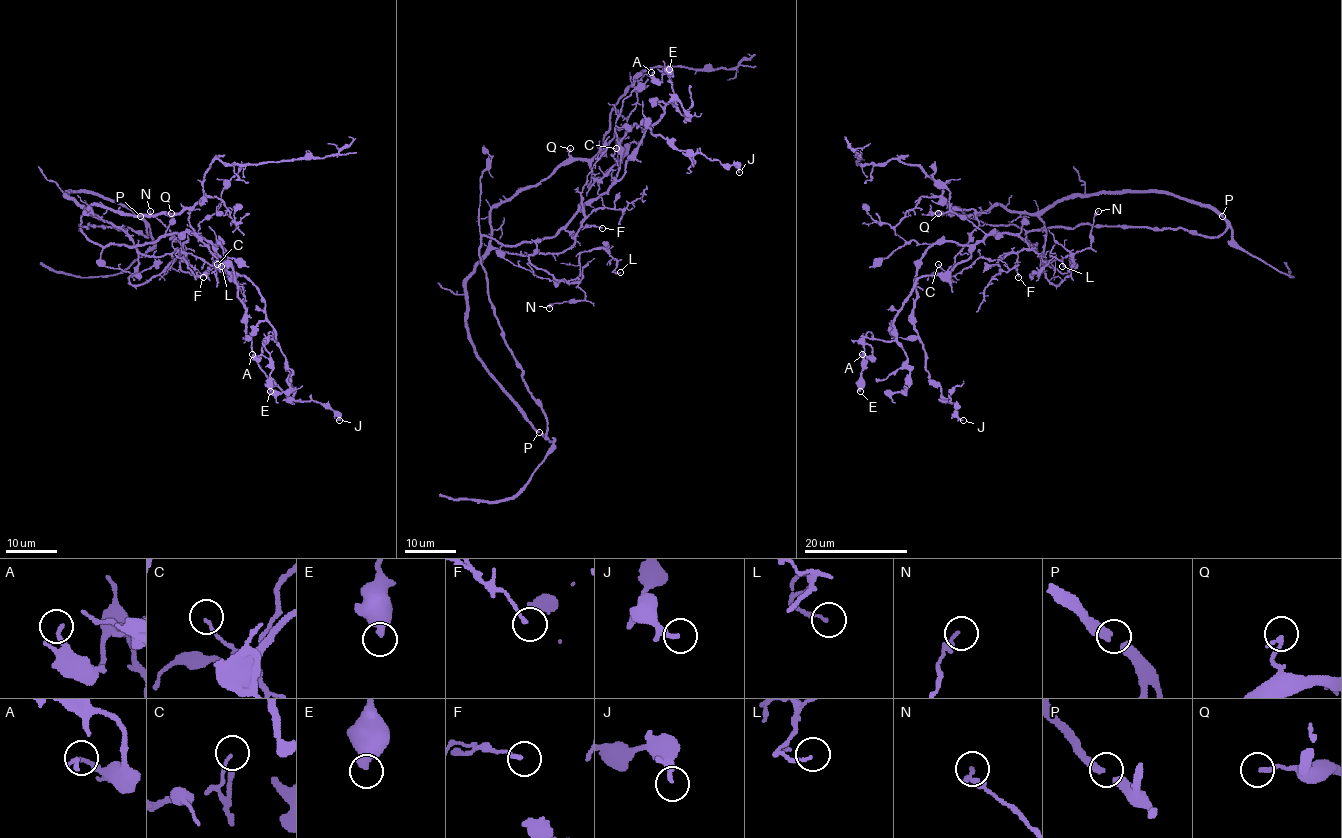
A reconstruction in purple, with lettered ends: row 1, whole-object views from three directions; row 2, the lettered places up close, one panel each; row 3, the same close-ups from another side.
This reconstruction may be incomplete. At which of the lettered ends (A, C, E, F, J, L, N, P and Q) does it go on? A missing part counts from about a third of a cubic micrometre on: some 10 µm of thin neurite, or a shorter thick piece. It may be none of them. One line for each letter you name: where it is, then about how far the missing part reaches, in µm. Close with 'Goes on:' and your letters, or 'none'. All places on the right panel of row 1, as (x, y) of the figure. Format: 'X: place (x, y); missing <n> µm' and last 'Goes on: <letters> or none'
Goes on: none

